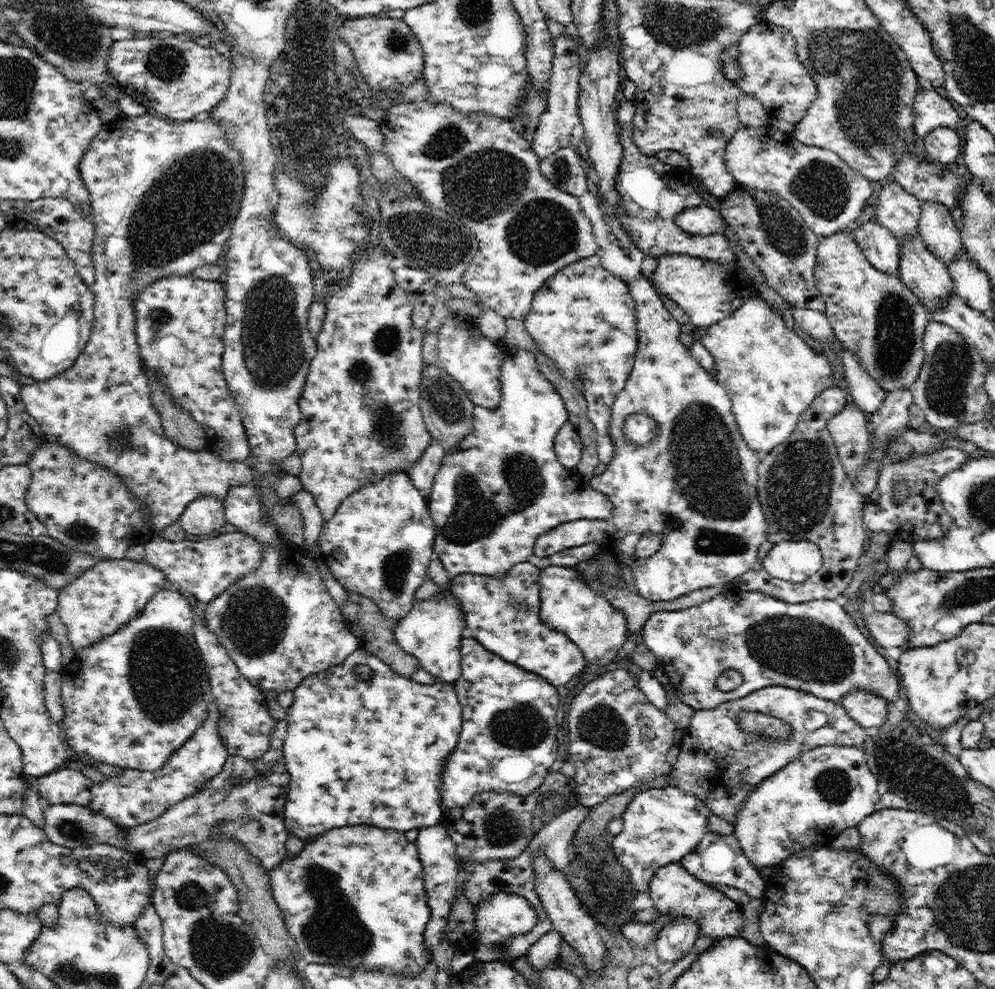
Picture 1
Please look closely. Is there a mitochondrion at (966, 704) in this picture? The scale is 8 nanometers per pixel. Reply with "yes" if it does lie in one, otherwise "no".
no

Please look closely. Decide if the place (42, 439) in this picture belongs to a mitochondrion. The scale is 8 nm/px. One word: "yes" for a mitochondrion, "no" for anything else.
no

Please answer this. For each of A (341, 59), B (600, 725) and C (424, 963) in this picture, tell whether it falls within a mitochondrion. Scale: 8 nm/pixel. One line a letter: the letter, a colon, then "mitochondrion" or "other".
A: other
B: mitochondrion
C: other

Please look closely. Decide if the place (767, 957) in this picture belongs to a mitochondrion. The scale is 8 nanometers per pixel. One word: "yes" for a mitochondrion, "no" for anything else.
no

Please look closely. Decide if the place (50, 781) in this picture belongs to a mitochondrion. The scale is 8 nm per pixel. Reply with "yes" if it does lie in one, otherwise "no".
no

